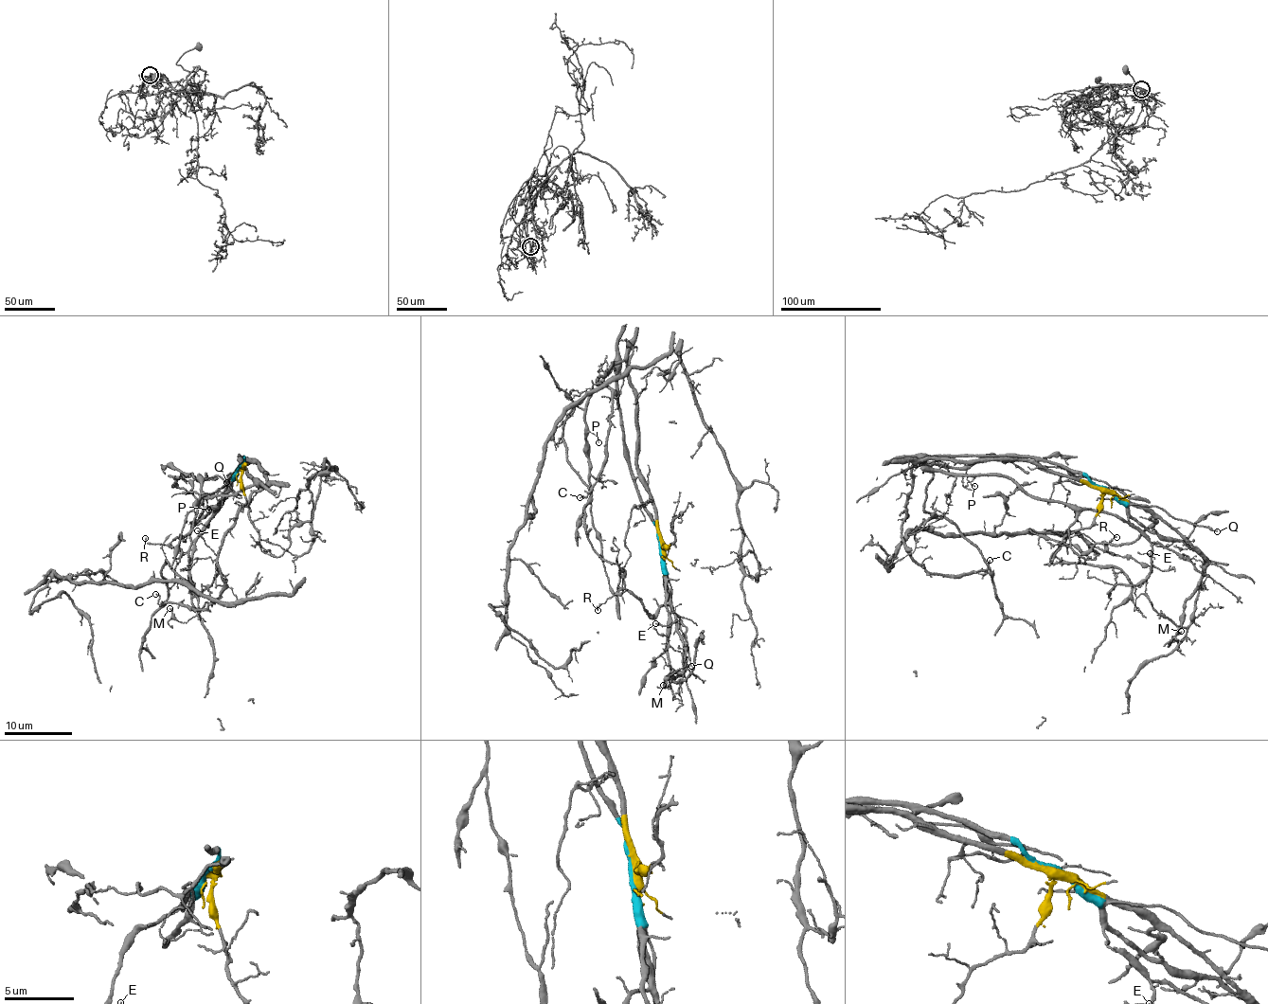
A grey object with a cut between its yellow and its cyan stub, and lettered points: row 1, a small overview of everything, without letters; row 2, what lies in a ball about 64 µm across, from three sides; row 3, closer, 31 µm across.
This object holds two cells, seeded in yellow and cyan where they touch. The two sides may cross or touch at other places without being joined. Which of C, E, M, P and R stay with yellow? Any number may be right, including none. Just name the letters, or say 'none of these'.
C, E, M, R

